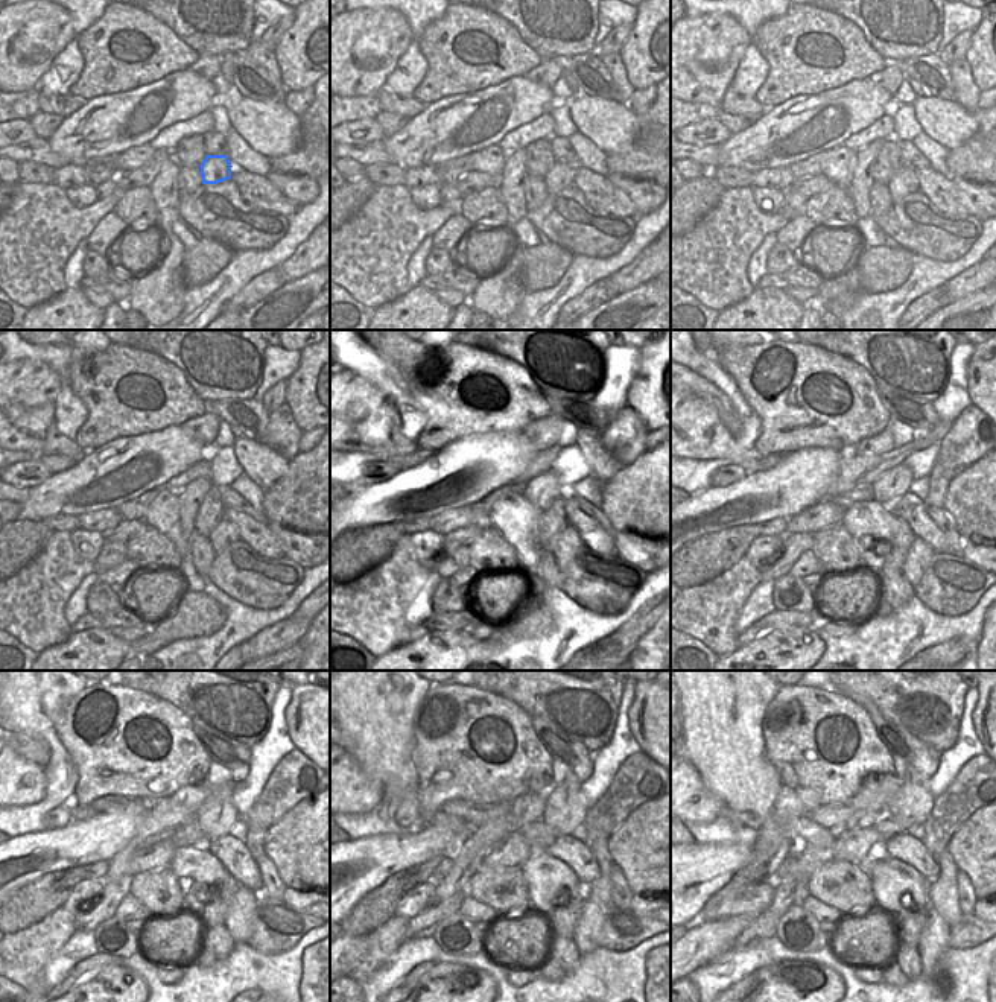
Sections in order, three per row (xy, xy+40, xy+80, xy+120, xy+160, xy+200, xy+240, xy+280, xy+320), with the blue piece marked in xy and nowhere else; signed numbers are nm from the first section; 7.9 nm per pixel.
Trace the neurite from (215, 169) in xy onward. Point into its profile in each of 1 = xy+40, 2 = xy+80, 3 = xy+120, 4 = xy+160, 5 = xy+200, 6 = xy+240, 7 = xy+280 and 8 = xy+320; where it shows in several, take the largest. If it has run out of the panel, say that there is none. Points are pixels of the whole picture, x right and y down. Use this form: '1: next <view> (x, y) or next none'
1: next xy+40 (560, 177)
2: next xy+80 (905, 183)
3: next xy+120 (225, 532)
4: next xy+160 (566, 545)
5: next xy+200 (919, 555)
6: next xy+240 (242, 899)
7: next xy+280 (586, 935)
8: next xy+320 (935, 938)

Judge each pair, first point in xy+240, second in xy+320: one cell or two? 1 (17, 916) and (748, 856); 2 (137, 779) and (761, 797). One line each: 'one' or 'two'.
1: two
2: two

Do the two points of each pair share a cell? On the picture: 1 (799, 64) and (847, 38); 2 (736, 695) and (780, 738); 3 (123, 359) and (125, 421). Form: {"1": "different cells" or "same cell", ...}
{"1": "same cell", "2": "different cells", "3": "same cell"}

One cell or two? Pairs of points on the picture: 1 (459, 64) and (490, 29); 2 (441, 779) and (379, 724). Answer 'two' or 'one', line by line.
1: one
2: two

